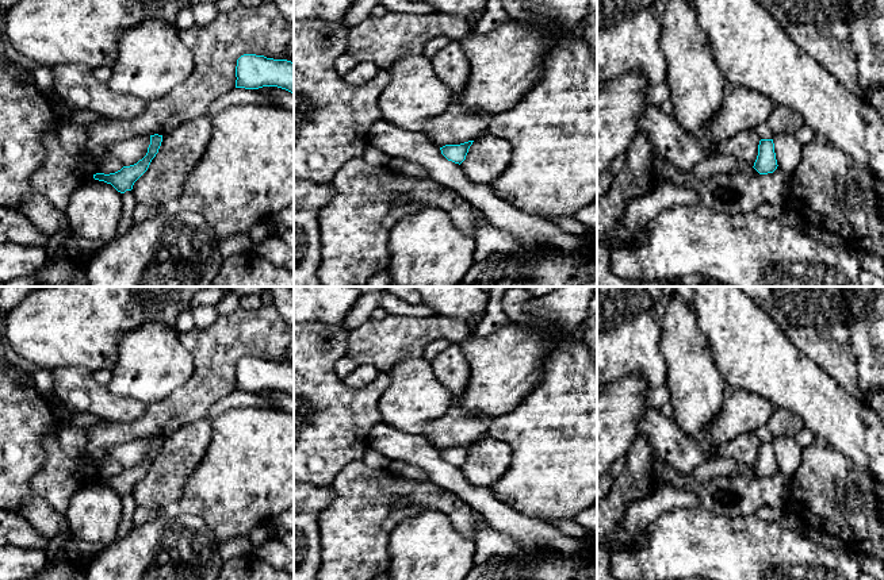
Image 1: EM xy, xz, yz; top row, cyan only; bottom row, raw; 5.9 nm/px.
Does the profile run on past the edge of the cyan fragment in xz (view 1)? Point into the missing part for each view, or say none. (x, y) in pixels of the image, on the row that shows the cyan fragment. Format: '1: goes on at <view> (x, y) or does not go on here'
1: does not go on here

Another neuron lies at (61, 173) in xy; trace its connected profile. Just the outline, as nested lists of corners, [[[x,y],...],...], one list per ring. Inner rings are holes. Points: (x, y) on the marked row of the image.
[[[58,128],[45,132],[42,139],[46,160],[31,176],[31,187],[57,210],[65,211],[73,191],[88,178],[80,161],[84,153],[68,153],[60,142]]]

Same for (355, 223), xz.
[[[360,158],[348,161],[328,183],[333,196],[318,211],[319,250],[322,262],[318,279],[322,287],[367,287],[368,281],[389,266],[387,239],[393,226],[405,215],[422,210],[443,210],[464,235],[475,237],[477,208],[436,181],[402,177],[384,165]]]

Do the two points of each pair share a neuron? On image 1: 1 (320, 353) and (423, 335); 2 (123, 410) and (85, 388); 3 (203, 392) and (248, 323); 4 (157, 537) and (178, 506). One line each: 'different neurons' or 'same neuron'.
1: different neurons
2: same neuron
3: same neuron
4: different neurons

